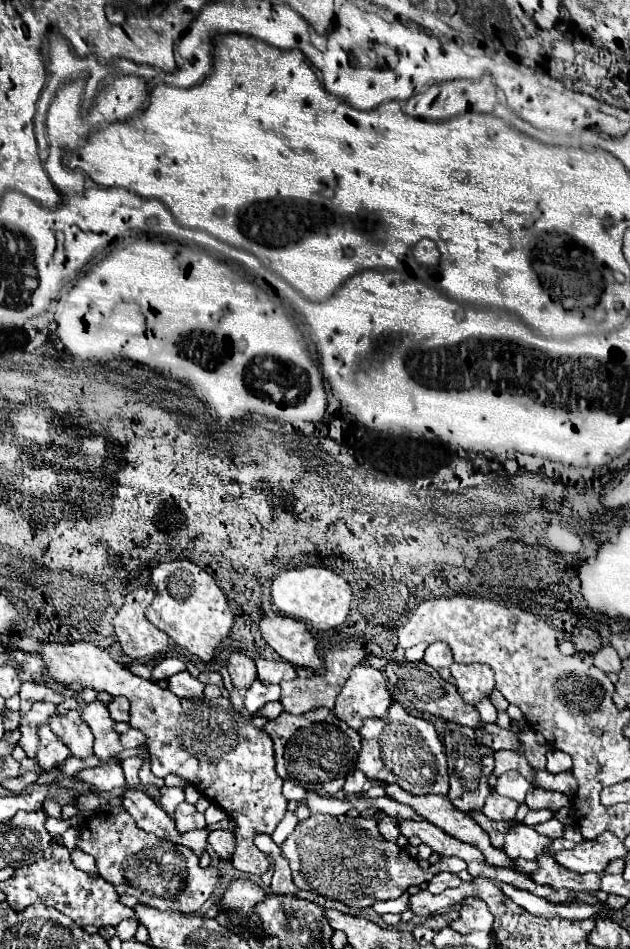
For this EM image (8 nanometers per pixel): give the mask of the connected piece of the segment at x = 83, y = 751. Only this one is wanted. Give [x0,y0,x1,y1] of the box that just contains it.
[49,709,93,757]

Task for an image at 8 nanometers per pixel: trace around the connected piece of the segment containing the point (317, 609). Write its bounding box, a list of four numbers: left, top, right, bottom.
[271,567,351,631]

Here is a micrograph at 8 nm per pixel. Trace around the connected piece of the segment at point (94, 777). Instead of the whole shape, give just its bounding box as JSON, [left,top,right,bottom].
[75,765,125,791]

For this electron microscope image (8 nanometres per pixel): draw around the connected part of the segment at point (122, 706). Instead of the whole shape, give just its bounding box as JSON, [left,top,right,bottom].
[107,697,129,721]

